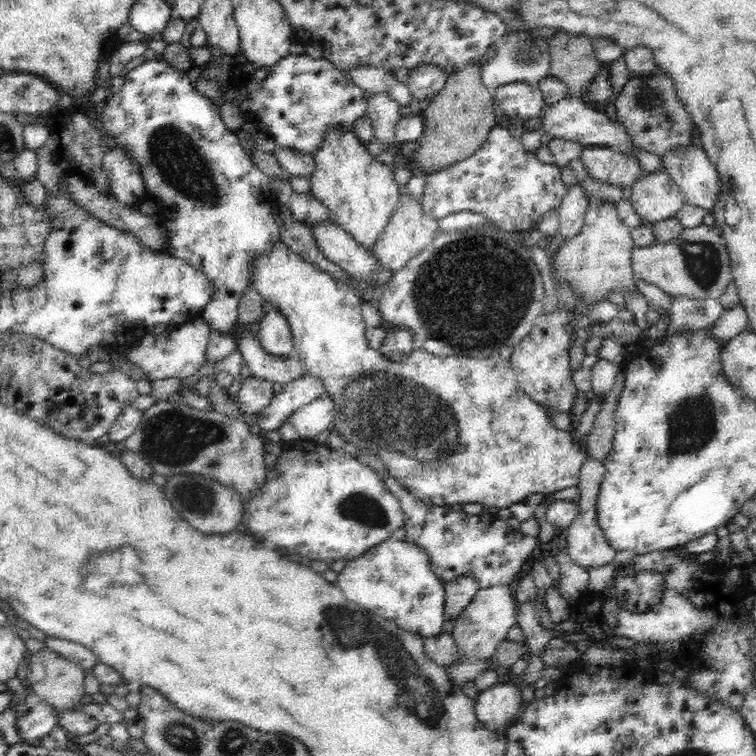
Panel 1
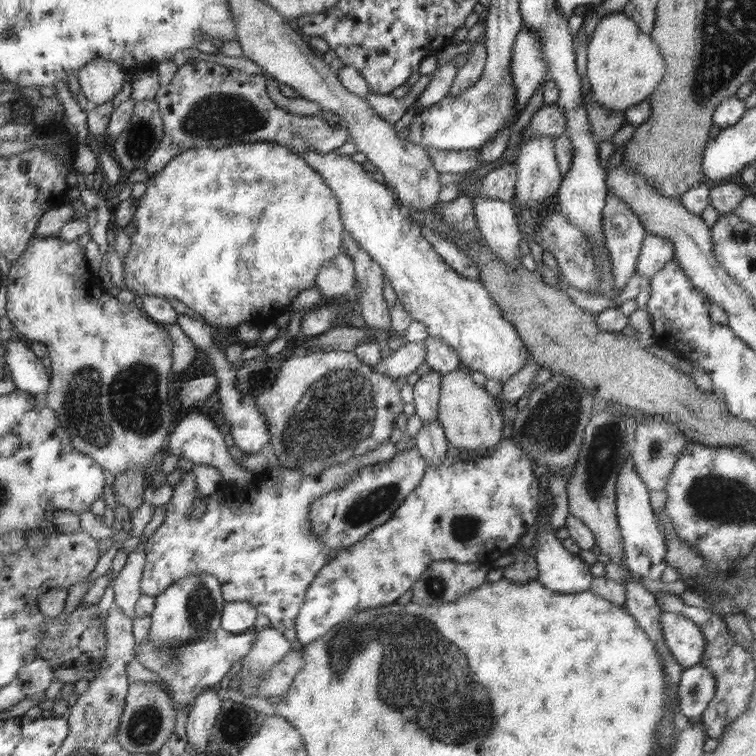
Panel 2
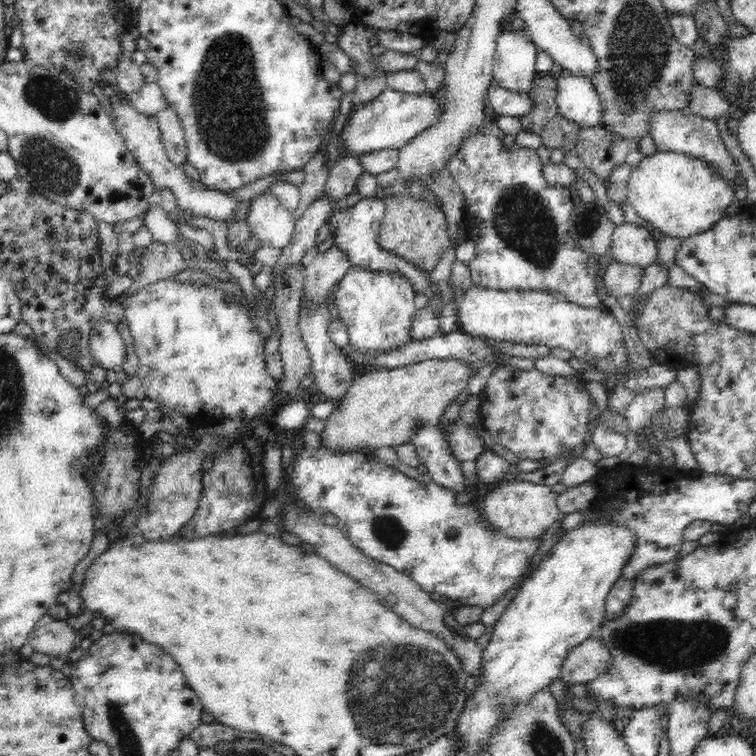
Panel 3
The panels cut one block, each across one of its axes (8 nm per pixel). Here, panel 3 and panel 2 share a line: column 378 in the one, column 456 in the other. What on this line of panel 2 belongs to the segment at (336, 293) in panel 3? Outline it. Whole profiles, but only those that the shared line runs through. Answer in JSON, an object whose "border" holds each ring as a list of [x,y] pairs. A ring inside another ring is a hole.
{"border":[[[305,148],[300,152],[304,159],[326,180],[326,183],[339,199],[339,207],[342,209],[343,223],[346,225],[346,232],[370,255],[382,268],[384,276],[392,284],[398,300],[403,303],[410,316],[426,325],[429,337],[442,340],[458,354],[464,366],[476,372],[482,372],[487,379],[501,380],[506,382],[514,377],[519,370],[522,370],[528,362],[528,352],[518,340],[518,333],[515,325],[505,319],[501,307],[494,301],[490,291],[484,287],[482,282],[476,279],[466,279],[450,266],[450,264],[438,254],[428,243],[422,234],[422,228],[412,222],[401,204],[396,206],[394,192],[388,190],[386,185],[378,184],[372,180],[370,173],[364,172],[362,164],[350,160],[350,156],[337,154],[334,150],[322,156],[322,151]]]}

